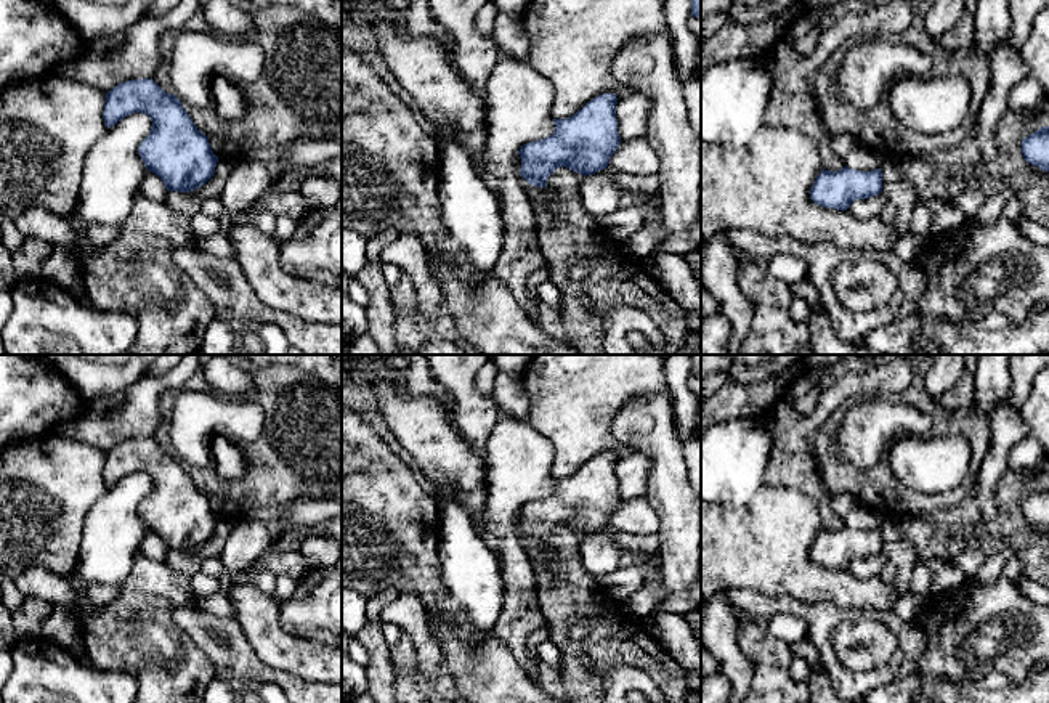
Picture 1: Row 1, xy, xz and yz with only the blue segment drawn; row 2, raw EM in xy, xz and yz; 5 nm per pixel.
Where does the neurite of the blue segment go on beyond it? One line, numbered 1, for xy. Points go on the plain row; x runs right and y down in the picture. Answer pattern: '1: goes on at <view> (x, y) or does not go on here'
1: does not go on here

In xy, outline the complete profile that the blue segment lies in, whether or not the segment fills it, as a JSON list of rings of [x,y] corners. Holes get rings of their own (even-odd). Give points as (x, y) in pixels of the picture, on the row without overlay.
[[[152,438],[122,441],[106,453],[103,478],[107,488],[135,472],[149,475],[152,482],[149,494],[138,507],[140,517],[168,551],[189,552],[213,536],[218,517],[175,454],[165,453]]]

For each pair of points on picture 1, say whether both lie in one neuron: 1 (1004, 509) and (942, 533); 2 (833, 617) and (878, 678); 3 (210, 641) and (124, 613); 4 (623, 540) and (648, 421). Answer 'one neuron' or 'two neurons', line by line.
1: one neuron
2: one neuron
3: two neurons
4: two neurons

